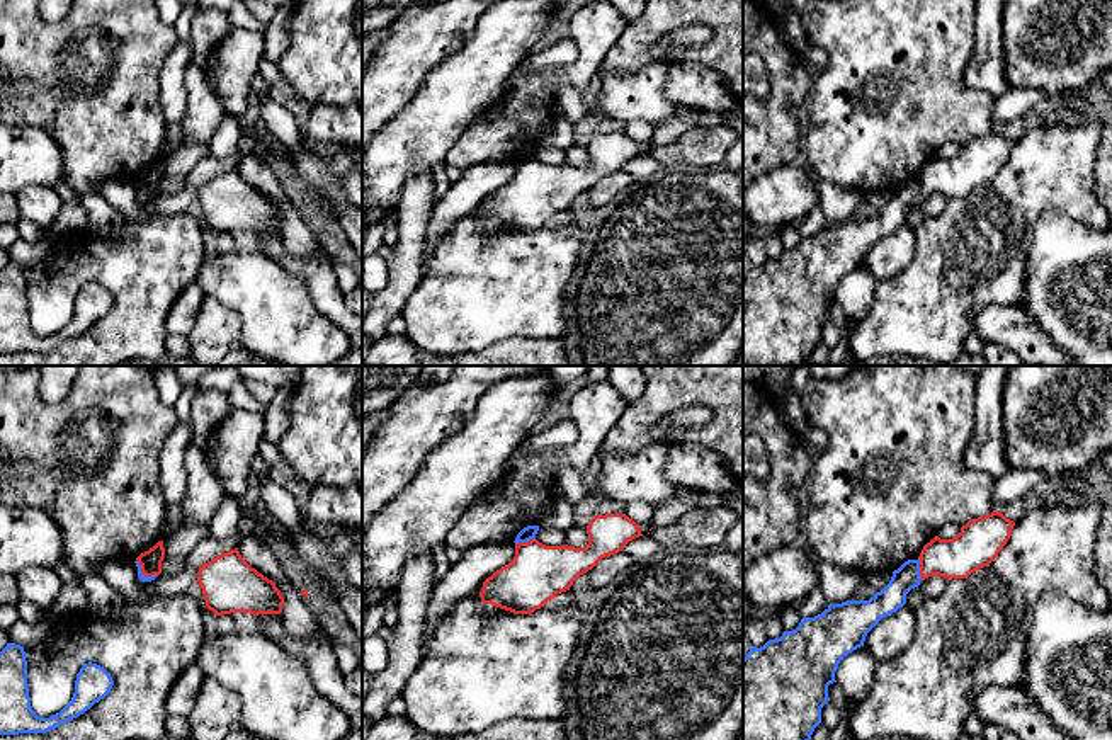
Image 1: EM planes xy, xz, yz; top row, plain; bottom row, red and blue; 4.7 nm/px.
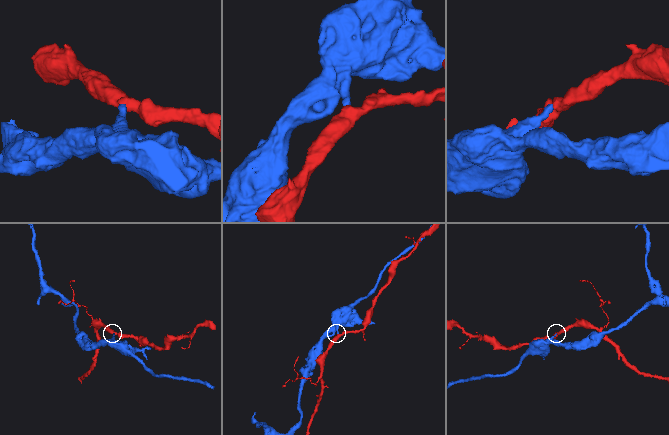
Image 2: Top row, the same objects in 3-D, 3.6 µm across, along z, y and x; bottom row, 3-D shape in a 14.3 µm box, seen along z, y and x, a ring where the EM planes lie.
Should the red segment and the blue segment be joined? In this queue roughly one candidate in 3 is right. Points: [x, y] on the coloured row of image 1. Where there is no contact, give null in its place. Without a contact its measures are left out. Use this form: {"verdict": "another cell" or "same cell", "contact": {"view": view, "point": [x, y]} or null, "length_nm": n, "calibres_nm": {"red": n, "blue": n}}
{"verdict": "another cell", "contact": {"view": "yz", "point": [920, 569]}, "length_nm": 110, "calibres_nm": {"red": 190, "blue": 120}}

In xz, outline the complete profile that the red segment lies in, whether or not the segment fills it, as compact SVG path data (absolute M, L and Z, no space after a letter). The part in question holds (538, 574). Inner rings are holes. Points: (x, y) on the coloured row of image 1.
M626 514L595 515L587 534L585 548L546 546L537 539L515 544L513 560L483 582L481 602L513 614L530 614L570 590L602 558L622 551L629 541L643 536Z

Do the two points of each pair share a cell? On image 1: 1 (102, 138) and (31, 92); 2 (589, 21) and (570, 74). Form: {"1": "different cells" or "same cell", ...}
{"1": "same cell", "2": "same cell"}

